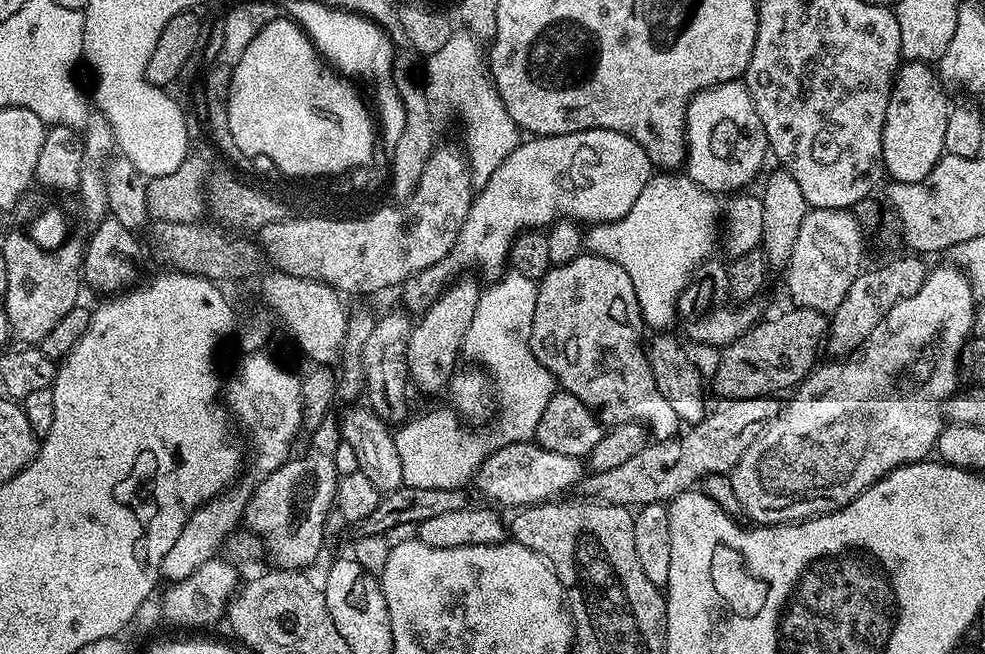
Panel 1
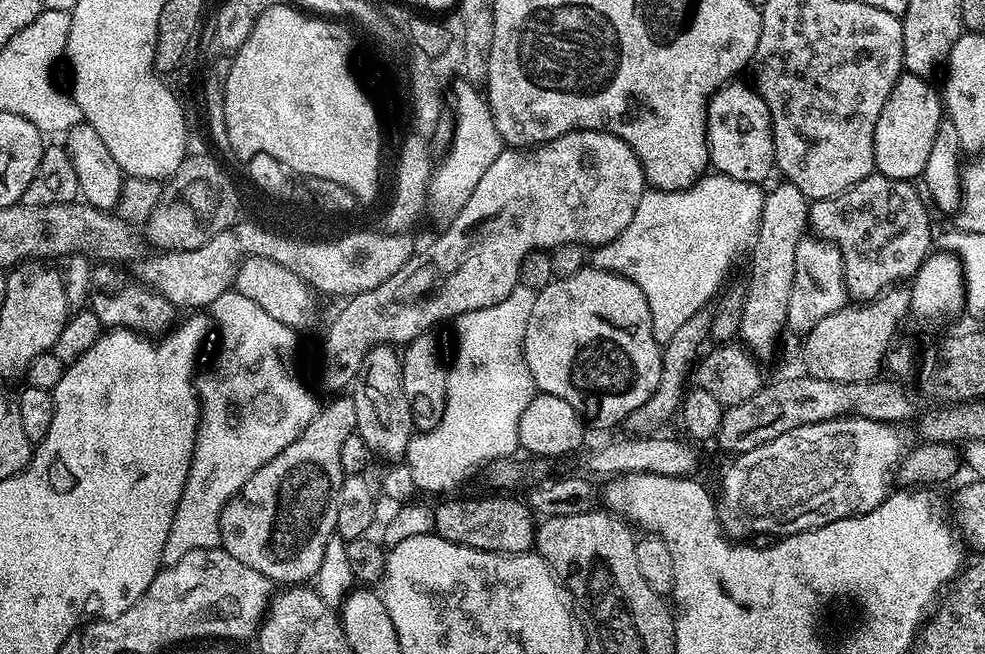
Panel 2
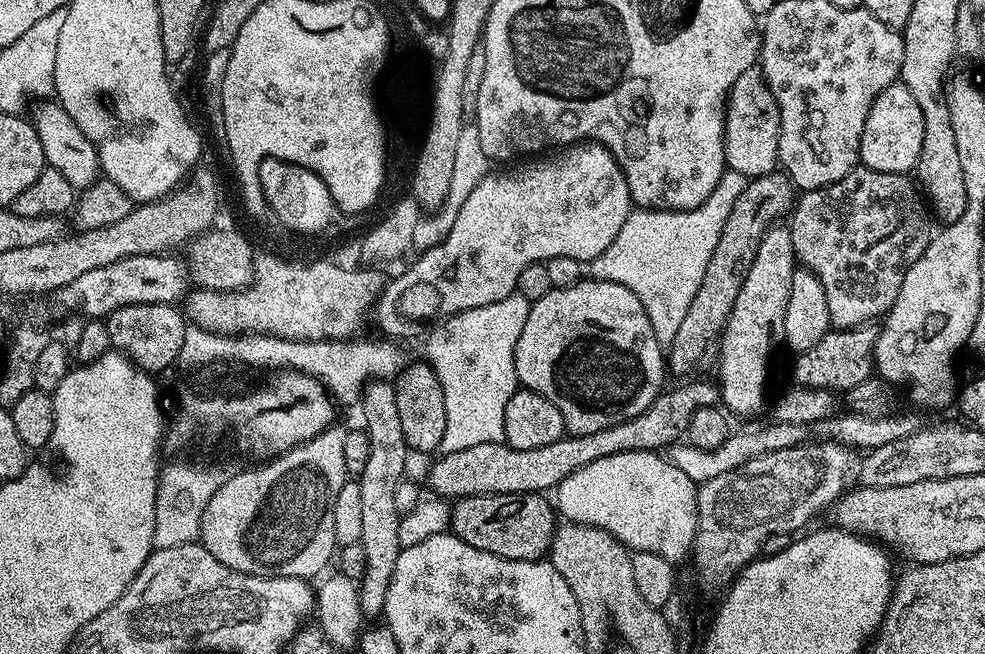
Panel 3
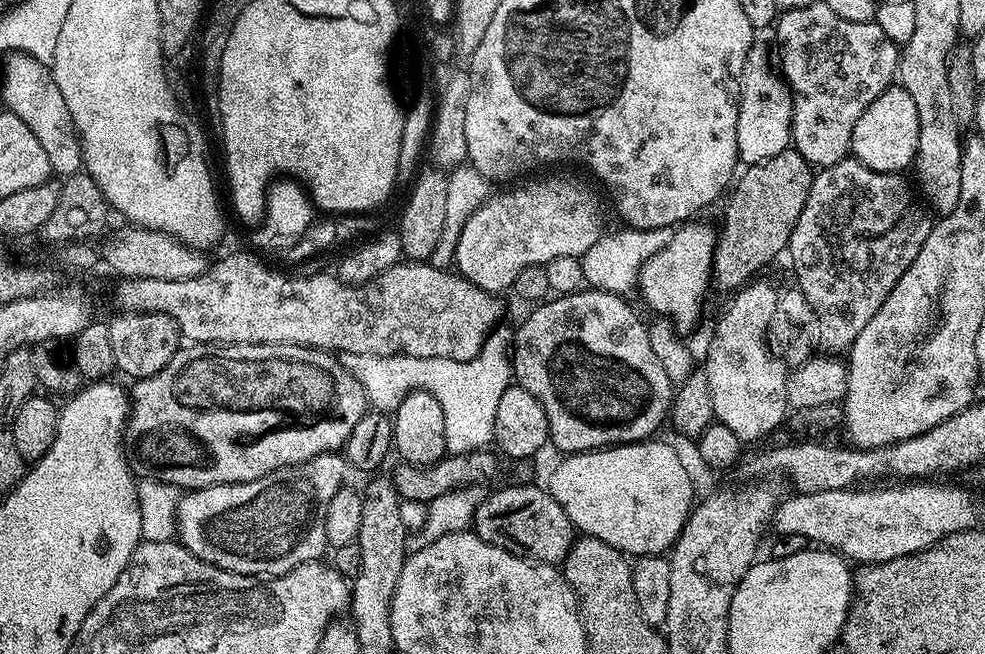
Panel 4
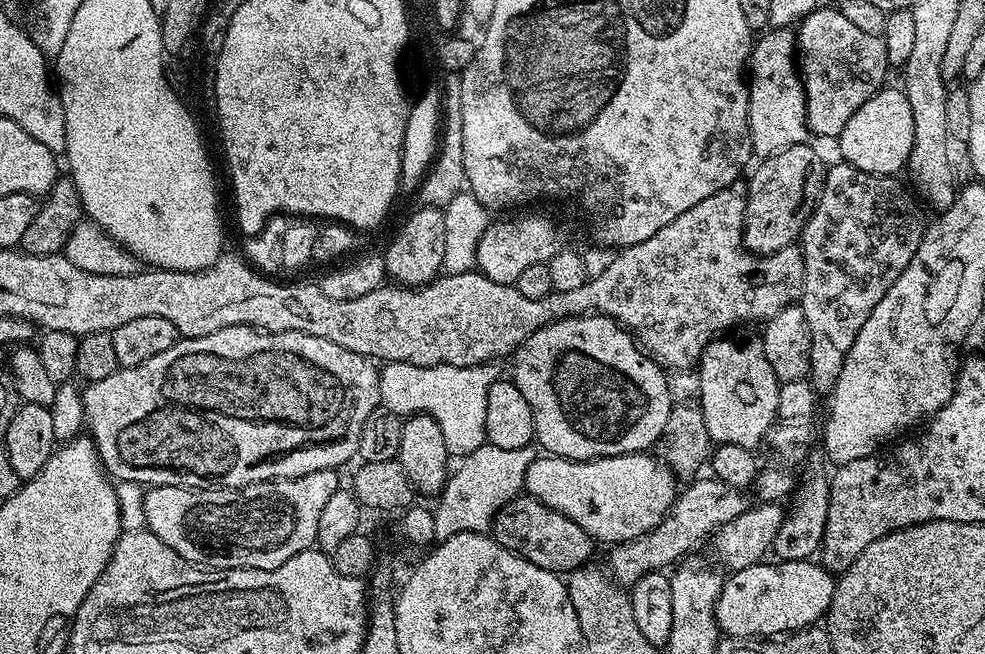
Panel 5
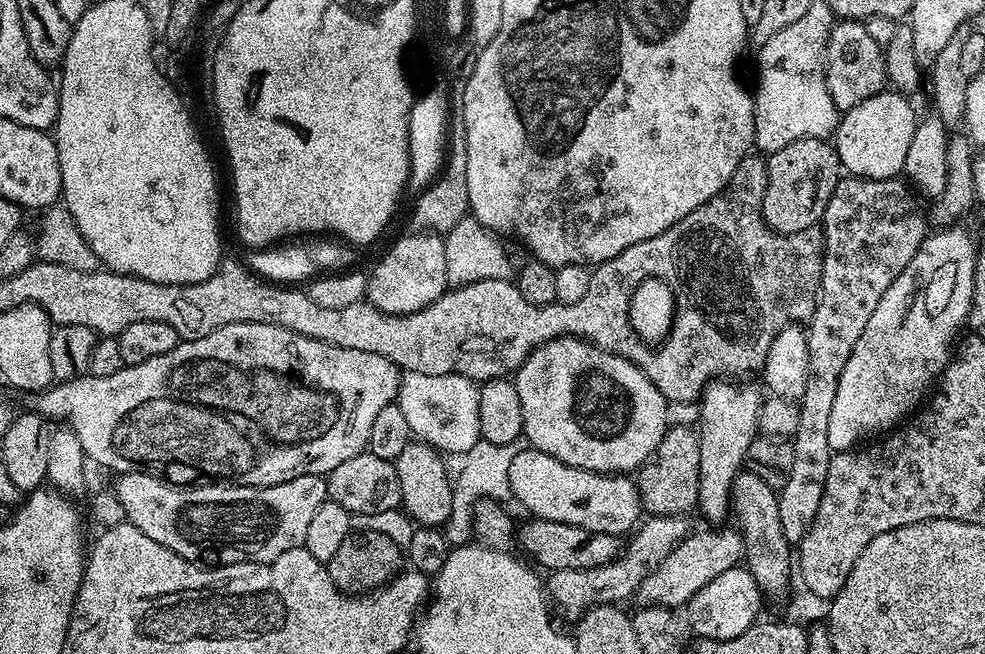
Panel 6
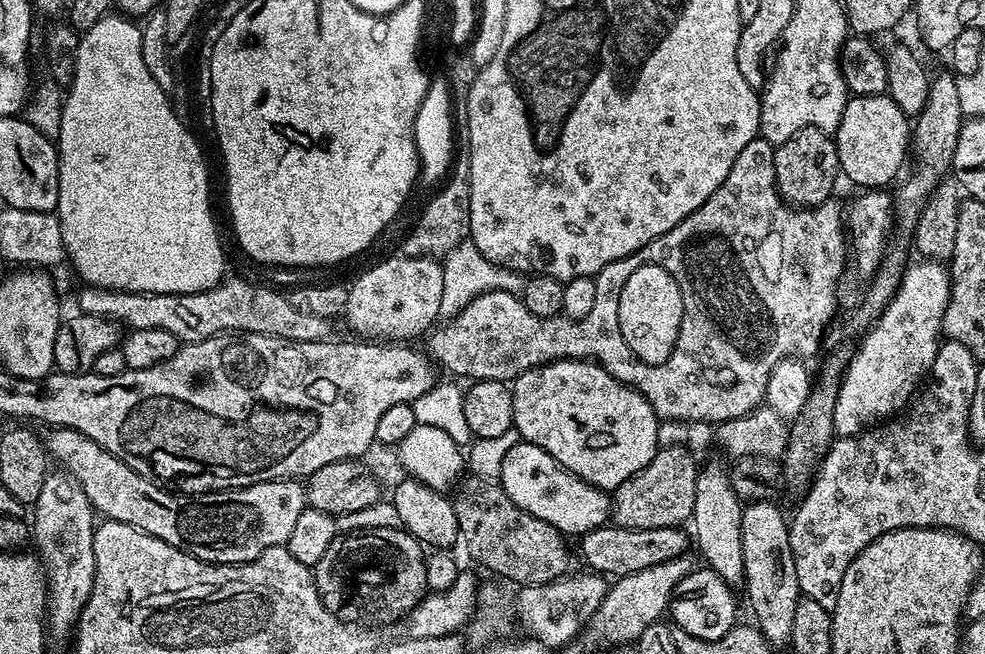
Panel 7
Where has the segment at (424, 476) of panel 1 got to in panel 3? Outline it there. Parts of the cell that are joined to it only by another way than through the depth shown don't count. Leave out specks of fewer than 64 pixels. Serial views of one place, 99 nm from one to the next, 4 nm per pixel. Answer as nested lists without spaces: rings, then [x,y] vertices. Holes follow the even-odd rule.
[[[515,291],[498,302],[490,302],[490,306],[478,306],[447,317],[439,325],[440,332],[433,334],[432,341],[428,344],[426,363],[434,370],[446,402],[446,434],[442,434],[439,447],[441,453],[466,450],[469,446],[482,446],[482,442],[498,444],[503,441],[506,402],[510,402],[518,387],[514,350],[518,334],[522,334],[522,326],[526,326],[529,307],[529,300]]]

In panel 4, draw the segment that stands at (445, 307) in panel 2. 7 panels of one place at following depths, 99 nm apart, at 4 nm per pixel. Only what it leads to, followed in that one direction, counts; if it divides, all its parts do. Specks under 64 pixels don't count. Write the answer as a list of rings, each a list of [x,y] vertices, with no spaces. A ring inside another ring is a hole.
[[[564,176],[531,180],[524,182],[529,184],[509,187],[509,192],[489,195],[462,226],[454,268],[482,290],[504,294],[526,266],[546,265],[559,256],[582,258],[605,231],[600,200],[590,185]]]

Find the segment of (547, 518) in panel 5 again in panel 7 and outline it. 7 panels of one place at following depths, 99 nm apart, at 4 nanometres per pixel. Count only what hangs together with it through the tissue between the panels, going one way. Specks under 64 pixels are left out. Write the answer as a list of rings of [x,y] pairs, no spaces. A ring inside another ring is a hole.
[[[605,526],[584,533],[579,537],[578,544],[580,544],[580,556],[584,559],[585,569],[605,578],[619,578],[685,555],[690,548],[690,536],[683,527],[634,530]]]

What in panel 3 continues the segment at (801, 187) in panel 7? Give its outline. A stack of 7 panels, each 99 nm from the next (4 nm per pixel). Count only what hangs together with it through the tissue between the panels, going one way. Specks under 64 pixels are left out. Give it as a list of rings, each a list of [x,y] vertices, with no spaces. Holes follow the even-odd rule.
[[[780,170],[749,179],[742,194],[738,194],[738,202],[734,202],[734,210],[730,210],[730,218],[726,218],[726,226],[722,228],[722,238],[718,238],[718,246],[714,246],[710,262],[706,262],[702,286],[698,286],[694,302],[690,302],[686,309],[686,315],[674,334],[674,342],[666,345],[666,368],[671,375],[673,372],[676,376],[687,377],[687,372],[695,369],[698,358],[702,358],[706,346],[710,346],[723,332],[734,298],[738,298],[738,290],[742,290],[742,282],[746,282],[746,274],[750,274],[750,266],[754,266],[754,254],[758,254],[762,238],[777,222],[783,221],[793,207],[794,185]]]

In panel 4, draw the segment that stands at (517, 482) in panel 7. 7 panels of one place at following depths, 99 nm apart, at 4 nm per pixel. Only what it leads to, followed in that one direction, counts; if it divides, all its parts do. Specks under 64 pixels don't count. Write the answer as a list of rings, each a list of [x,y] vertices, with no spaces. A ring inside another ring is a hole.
[[[657,438],[637,440],[635,444],[617,444],[595,452],[573,452],[564,460],[546,481],[552,497],[566,510],[573,529],[585,536],[593,536],[629,557],[659,556],[667,553],[680,537],[682,522],[688,519],[694,507],[692,500],[692,476],[680,456],[668,444]]]

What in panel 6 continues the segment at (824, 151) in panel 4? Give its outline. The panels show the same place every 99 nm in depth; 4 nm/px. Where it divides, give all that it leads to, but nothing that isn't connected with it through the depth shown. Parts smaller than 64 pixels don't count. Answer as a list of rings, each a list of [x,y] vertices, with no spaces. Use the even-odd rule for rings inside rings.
[[[840,20],[832,25],[832,36],[824,55],[824,77],[830,98],[841,113],[849,112],[858,102],[866,102],[874,94],[885,91],[888,75],[884,65],[884,49],[870,38],[863,22]]]

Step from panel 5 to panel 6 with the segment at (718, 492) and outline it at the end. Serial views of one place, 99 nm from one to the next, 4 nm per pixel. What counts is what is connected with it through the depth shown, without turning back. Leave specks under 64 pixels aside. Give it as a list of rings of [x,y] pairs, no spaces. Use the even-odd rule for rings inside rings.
[[[648,516],[645,524],[637,530],[632,536],[629,544],[623,545],[622,551],[615,560],[610,561],[606,566],[594,566],[590,570],[558,570],[551,573],[547,577],[546,587],[548,589],[548,599],[553,605],[560,607],[560,612],[569,622],[575,622],[589,612],[594,606],[599,604],[615,604],[623,605],[623,600],[628,600],[637,595],[642,586],[644,579],[650,575],[658,566],[658,562],[662,562],[662,558],[666,558],[666,554],[670,554],[670,550],[674,550],[674,546],[680,543],[690,531],[688,525],[689,517],[683,516]]]

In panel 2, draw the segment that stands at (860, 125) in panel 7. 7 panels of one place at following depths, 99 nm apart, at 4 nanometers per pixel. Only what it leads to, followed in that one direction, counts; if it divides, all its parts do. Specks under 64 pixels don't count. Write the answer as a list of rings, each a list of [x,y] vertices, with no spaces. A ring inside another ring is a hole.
[[[901,72],[898,82],[894,82],[894,90],[890,90],[890,98],[886,98],[886,106],[882,106],[882,114],[878,114],[878,126],[874,126],[874,162],[875,171],[890,179],[915,181],[923,177],[926,170],[926,158],[934,146],[934,134],[938,134],[940,125],[945,119],[941,93],[925,77],[915,76],[912,72]]]

